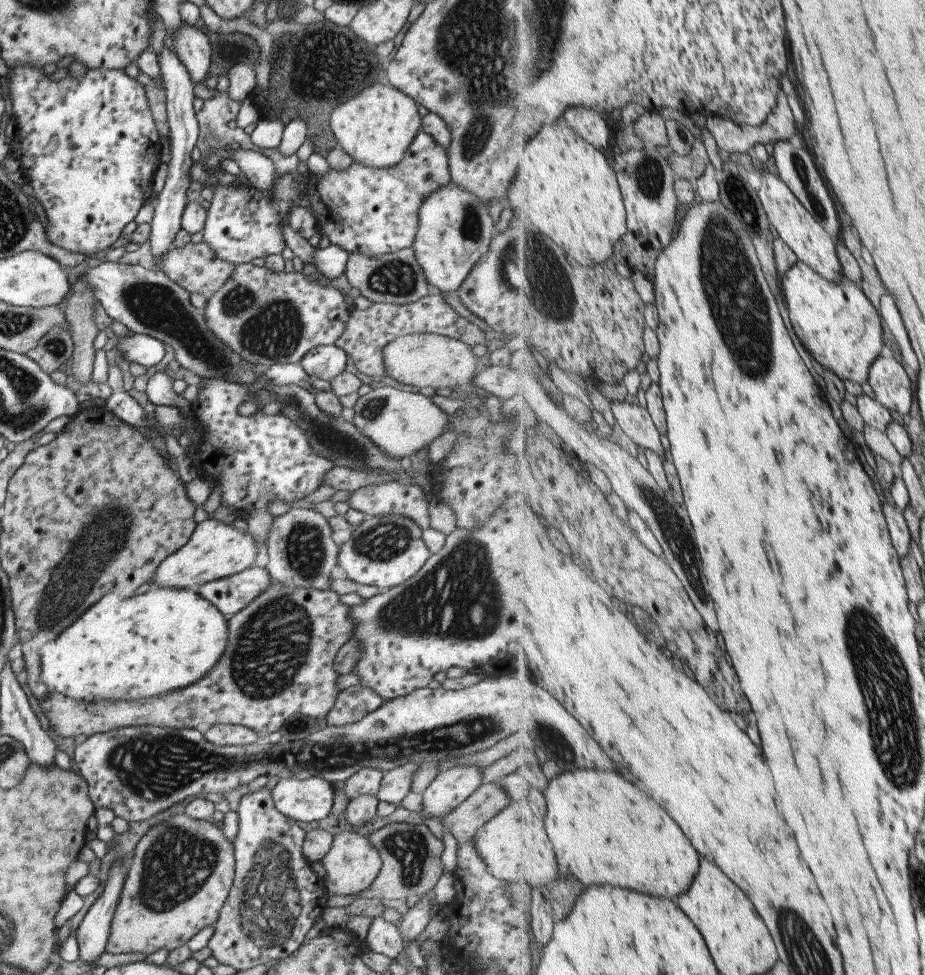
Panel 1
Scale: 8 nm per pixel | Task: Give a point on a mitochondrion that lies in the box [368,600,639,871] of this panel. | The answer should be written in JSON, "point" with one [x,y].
{"point":[546,733]}

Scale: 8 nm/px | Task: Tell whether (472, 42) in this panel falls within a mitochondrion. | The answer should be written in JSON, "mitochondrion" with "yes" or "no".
{"mitochondrion":"yes"}

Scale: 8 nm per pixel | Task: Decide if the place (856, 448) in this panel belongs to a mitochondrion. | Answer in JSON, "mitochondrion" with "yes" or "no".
{"mitochondrion":"no"}

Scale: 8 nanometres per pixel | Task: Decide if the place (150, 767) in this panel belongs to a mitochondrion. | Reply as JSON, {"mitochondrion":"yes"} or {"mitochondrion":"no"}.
{"mitochondrion":"yes"}

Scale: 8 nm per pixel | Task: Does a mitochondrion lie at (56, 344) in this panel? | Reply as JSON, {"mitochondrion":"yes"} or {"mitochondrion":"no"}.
{"mitochondrion":"yes"}

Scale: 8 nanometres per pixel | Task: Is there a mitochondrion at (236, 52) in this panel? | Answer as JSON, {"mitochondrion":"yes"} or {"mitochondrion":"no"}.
{"mitochondrion":"no"}

